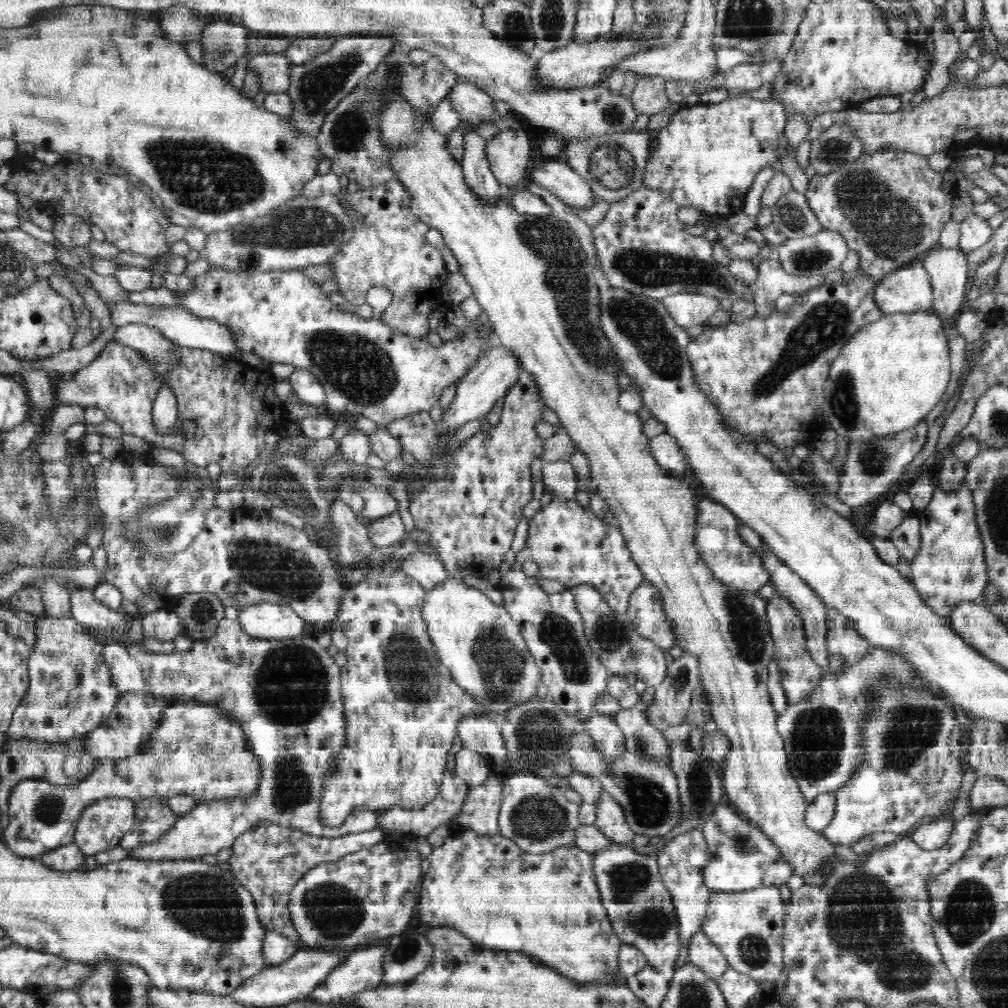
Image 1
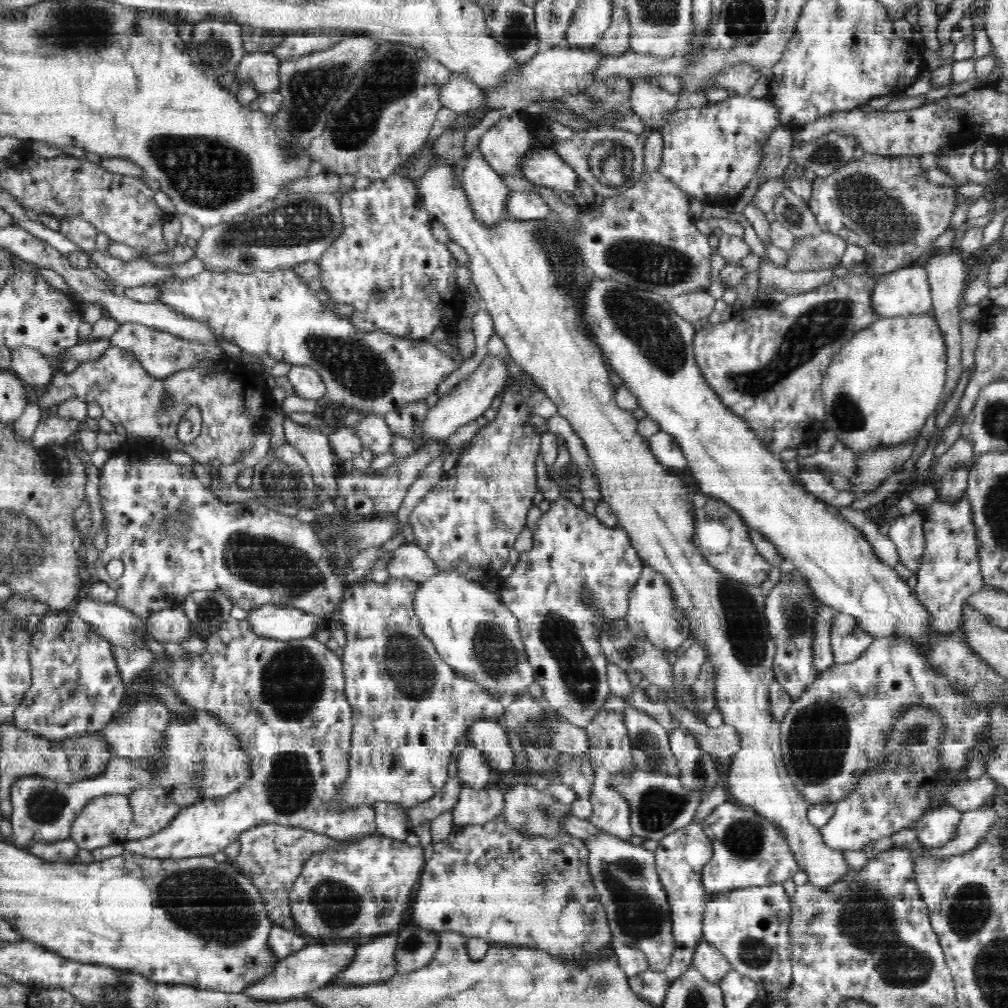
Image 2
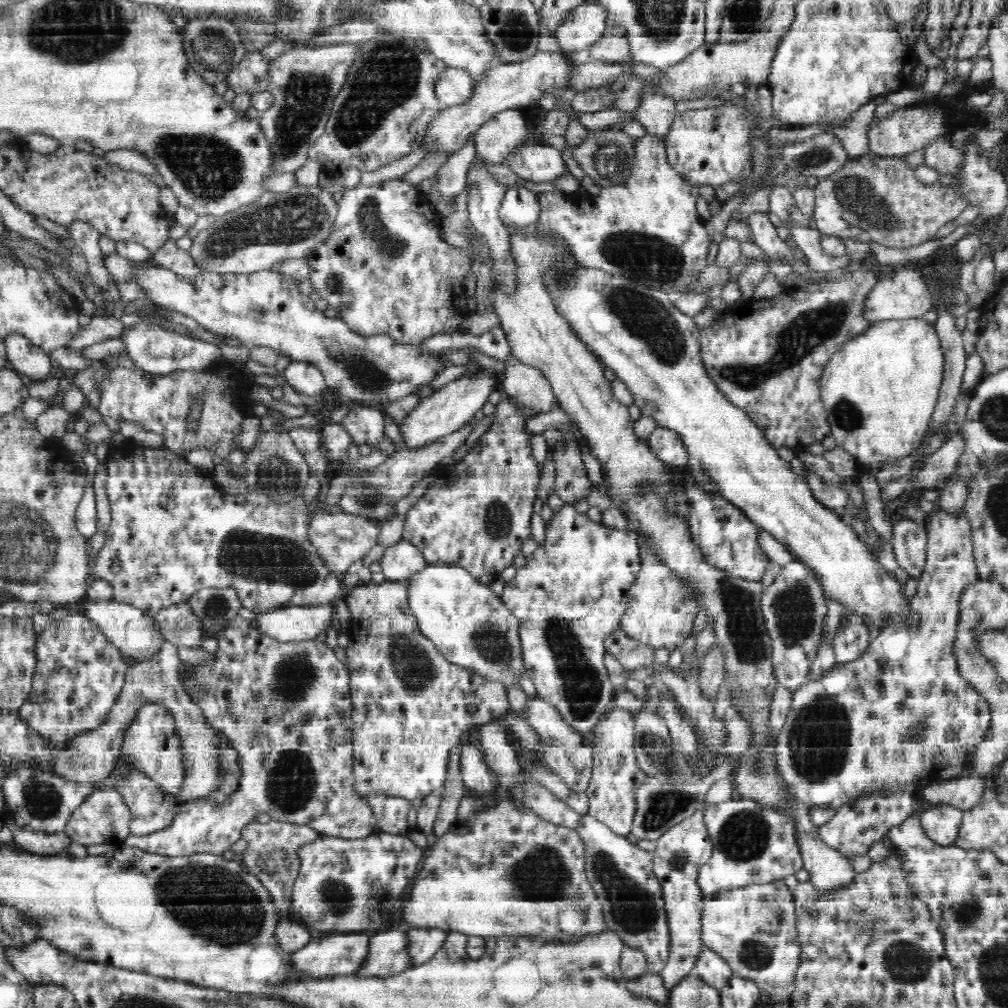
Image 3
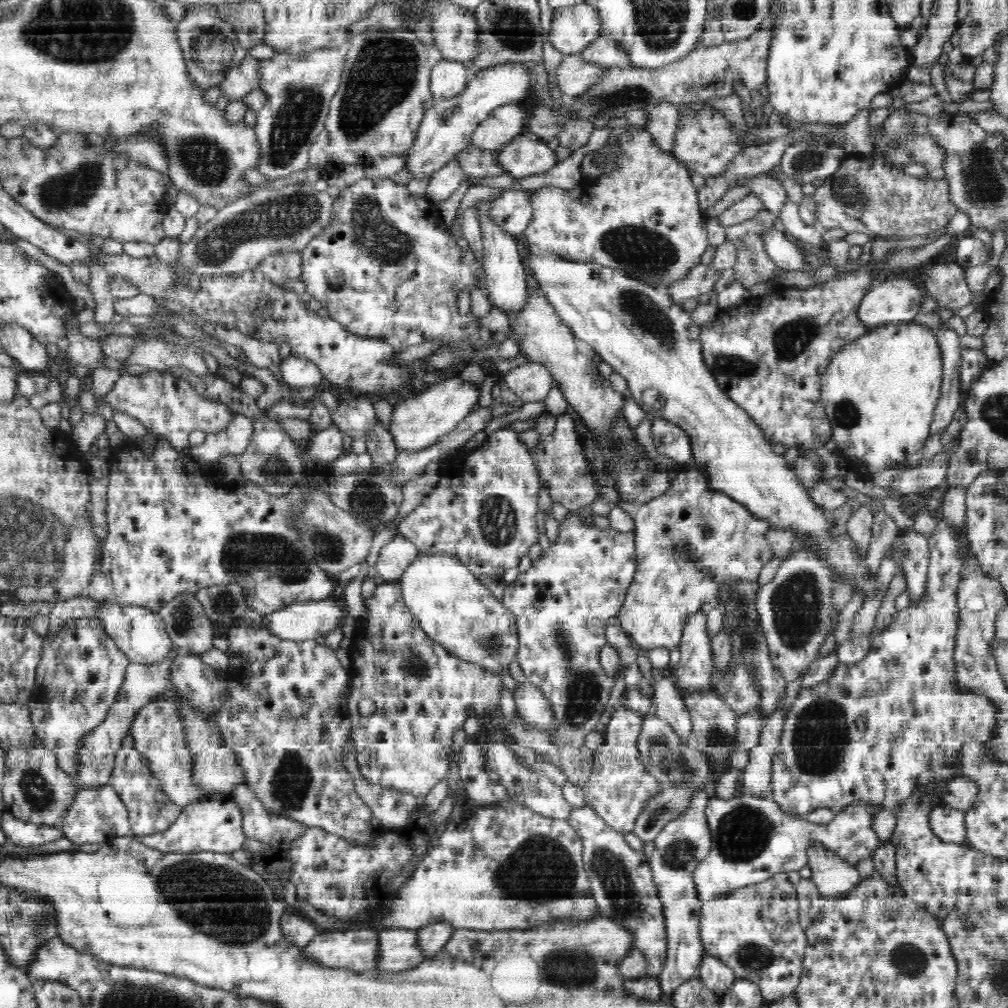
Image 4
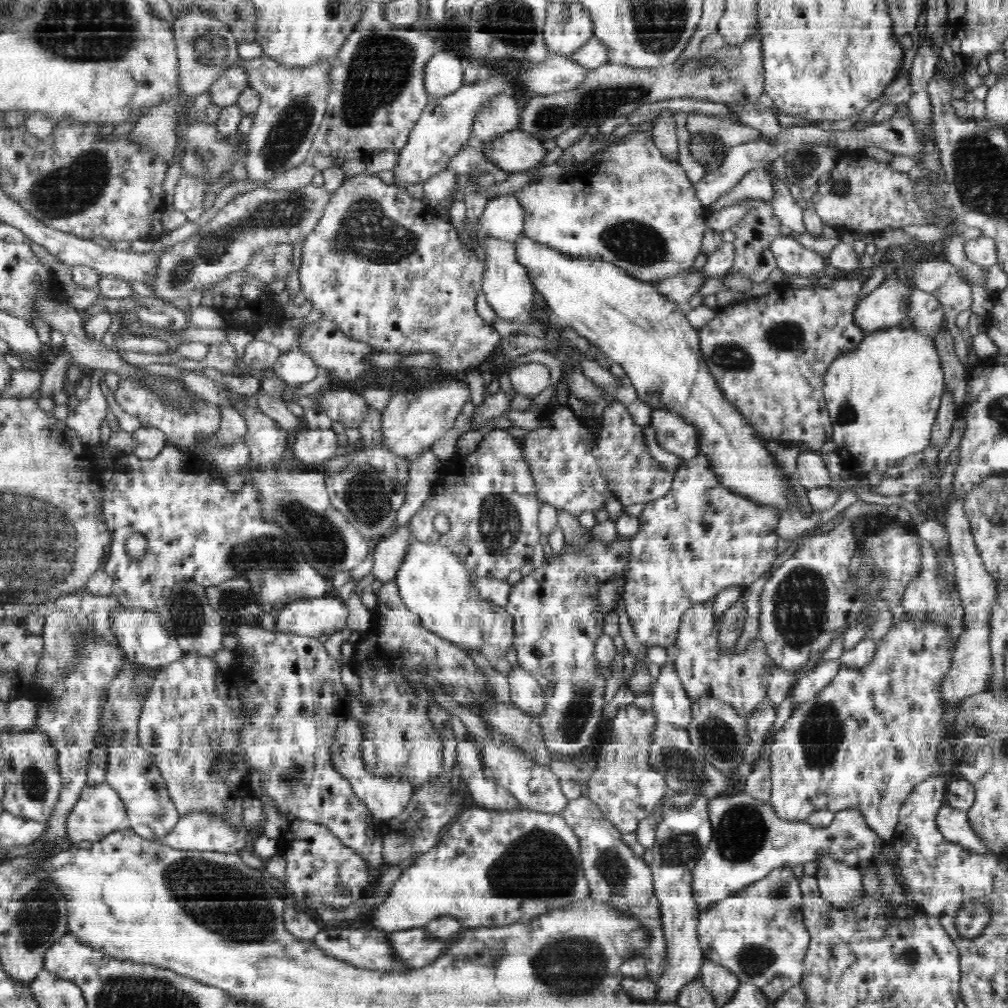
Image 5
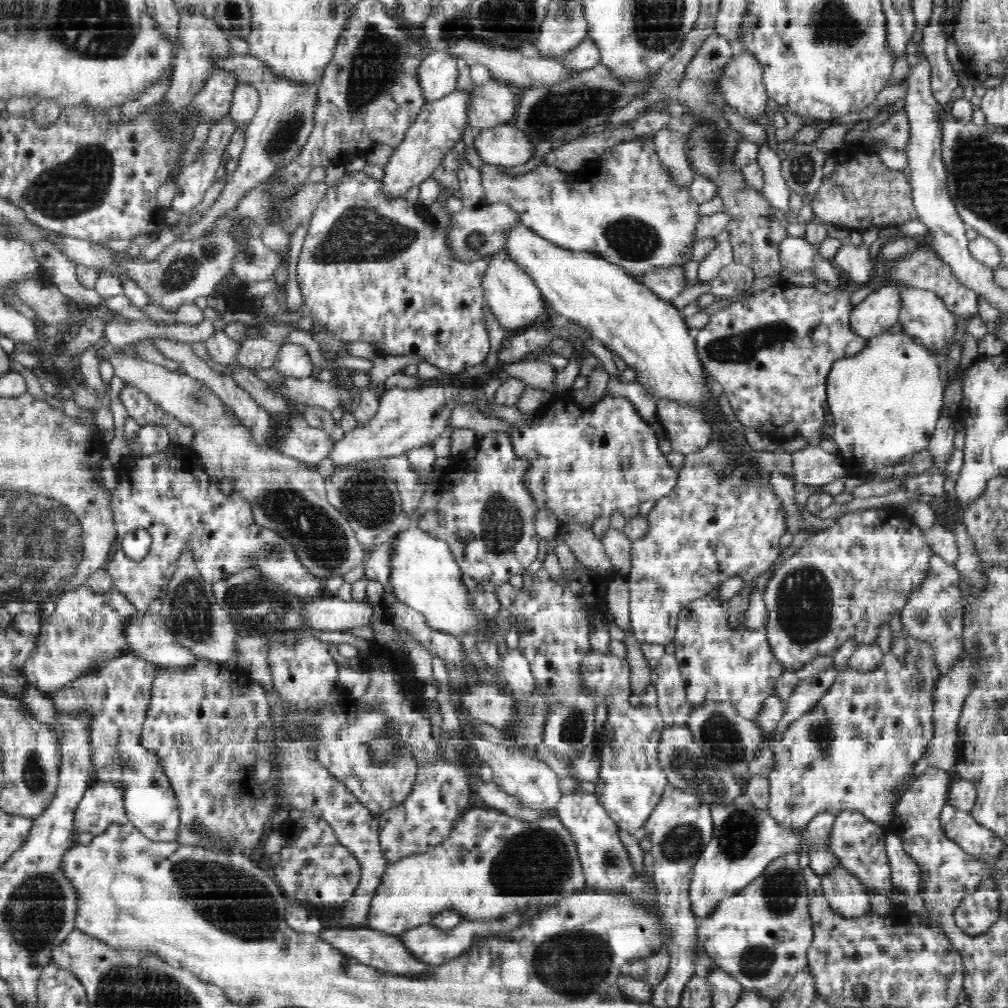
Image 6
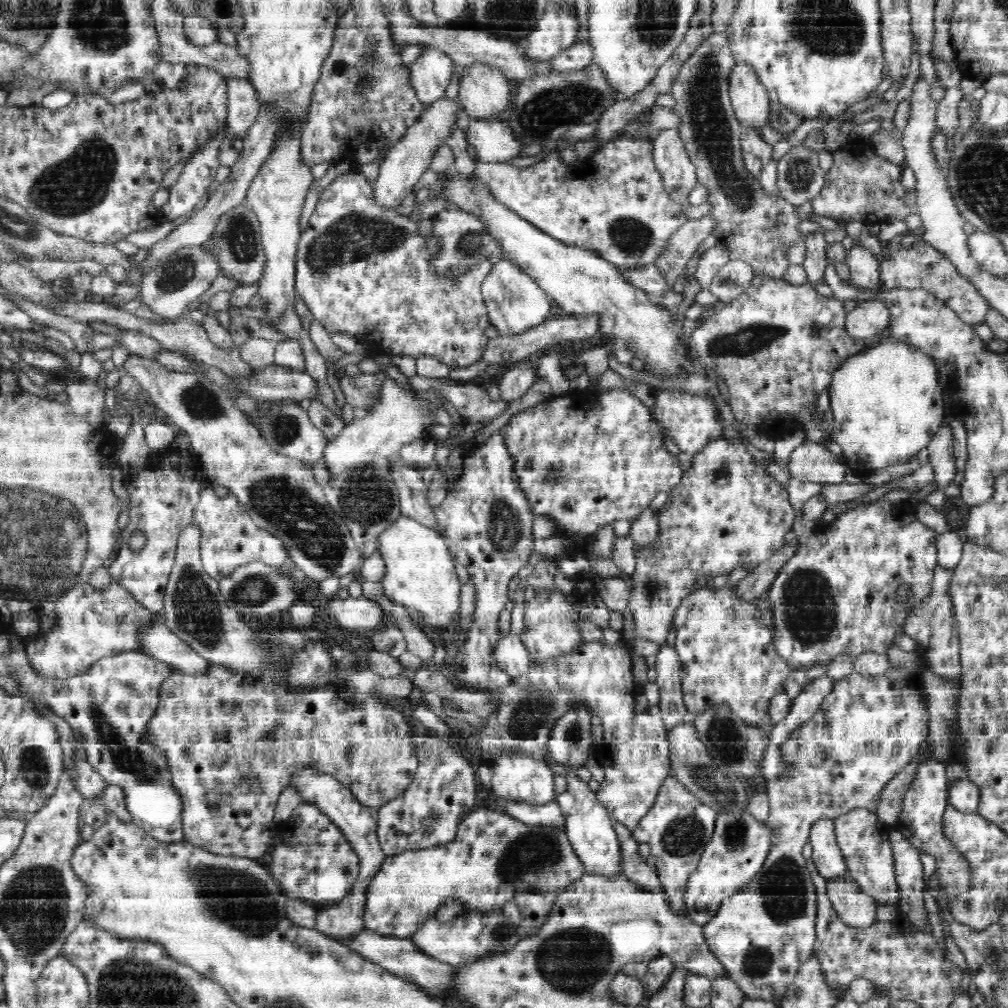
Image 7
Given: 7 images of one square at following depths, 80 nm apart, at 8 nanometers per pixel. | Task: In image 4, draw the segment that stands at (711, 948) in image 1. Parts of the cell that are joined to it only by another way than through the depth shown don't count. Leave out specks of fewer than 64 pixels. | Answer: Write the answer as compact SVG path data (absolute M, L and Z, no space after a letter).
M708 954L703 956L695 977L700 978L720 999L734 986L737 979L735 972L728 965Z

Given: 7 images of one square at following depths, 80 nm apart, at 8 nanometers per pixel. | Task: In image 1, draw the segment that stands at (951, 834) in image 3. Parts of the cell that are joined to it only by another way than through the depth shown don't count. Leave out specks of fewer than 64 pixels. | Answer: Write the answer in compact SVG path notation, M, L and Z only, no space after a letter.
M945 813L942 817L920 824L909 833L910 838L920 849L940 849L950 839L954 828L953 821L952 813Z

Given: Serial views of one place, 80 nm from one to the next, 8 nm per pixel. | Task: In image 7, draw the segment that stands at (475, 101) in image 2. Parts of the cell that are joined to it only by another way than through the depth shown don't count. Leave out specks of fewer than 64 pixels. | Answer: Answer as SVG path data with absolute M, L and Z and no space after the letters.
M430 48L410 65L410 78L417 98L424 103L434 103L445 98L452 80L453 60L438 49Z

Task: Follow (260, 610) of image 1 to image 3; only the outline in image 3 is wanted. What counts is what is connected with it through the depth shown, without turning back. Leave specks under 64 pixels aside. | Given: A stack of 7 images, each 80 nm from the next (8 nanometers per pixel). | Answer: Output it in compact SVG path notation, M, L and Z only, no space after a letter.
M297 605L266 611L253 623L264 633L282 643L316 639L330 626L334 608L326 605Z

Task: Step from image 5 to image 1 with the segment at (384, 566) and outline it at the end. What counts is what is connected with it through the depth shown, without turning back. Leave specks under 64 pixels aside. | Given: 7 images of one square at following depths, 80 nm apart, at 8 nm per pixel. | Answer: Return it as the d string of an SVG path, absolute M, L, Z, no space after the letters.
M417 552L402 559L399 571L420 583L425 593L451 577L436 555L424 552Z

